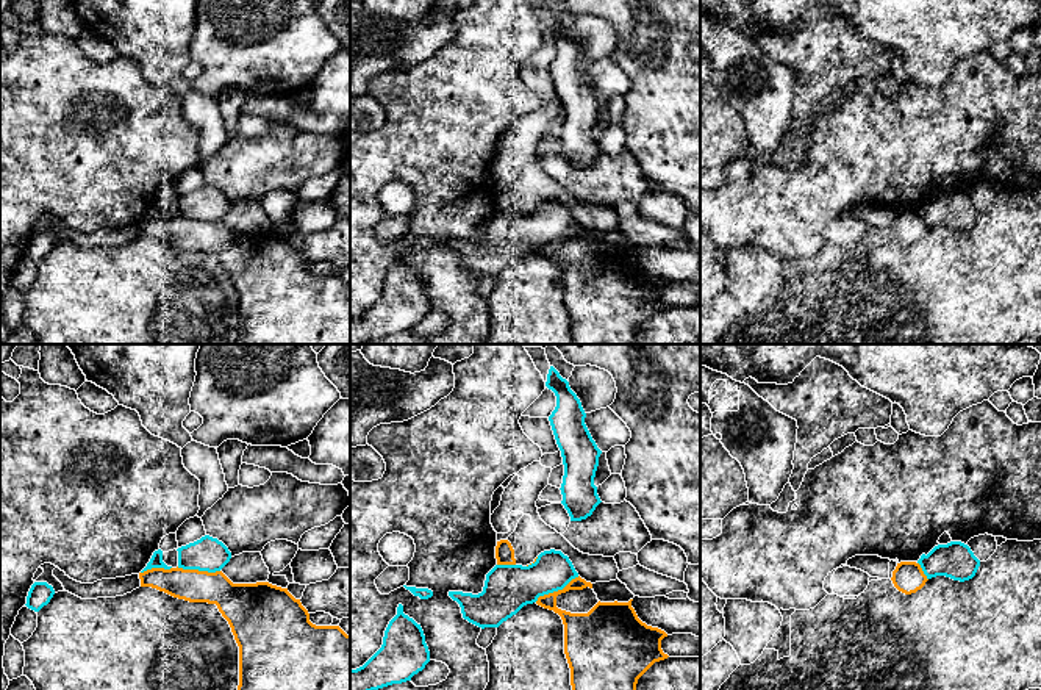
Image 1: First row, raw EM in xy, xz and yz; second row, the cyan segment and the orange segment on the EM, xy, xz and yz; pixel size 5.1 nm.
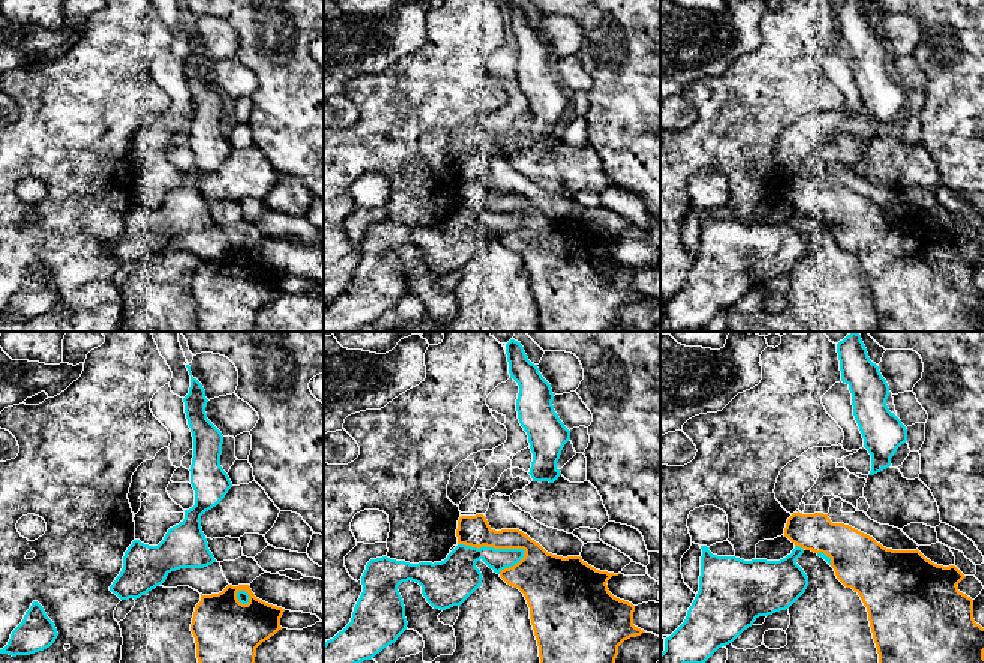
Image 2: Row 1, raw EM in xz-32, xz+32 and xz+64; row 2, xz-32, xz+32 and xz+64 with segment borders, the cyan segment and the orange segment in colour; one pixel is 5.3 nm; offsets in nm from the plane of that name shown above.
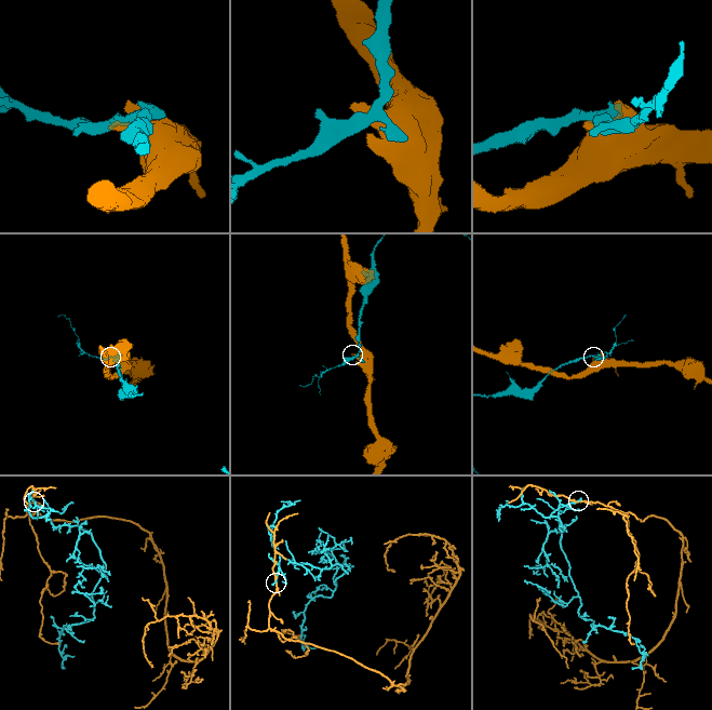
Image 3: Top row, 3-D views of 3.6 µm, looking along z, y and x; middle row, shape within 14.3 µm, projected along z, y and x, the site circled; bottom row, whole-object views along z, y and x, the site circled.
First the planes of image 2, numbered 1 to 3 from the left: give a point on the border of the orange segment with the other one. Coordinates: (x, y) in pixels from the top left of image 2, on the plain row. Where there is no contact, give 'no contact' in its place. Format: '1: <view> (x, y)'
1: xz-32 (237, 261)
2: xz+32 (492, 212)
3: xz+64 (798, 210)

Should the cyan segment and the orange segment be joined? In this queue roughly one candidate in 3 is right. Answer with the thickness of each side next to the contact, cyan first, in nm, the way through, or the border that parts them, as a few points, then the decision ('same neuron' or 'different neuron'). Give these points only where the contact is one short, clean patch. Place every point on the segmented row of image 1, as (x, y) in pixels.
calibres 240 and 190 nm; different neuron

